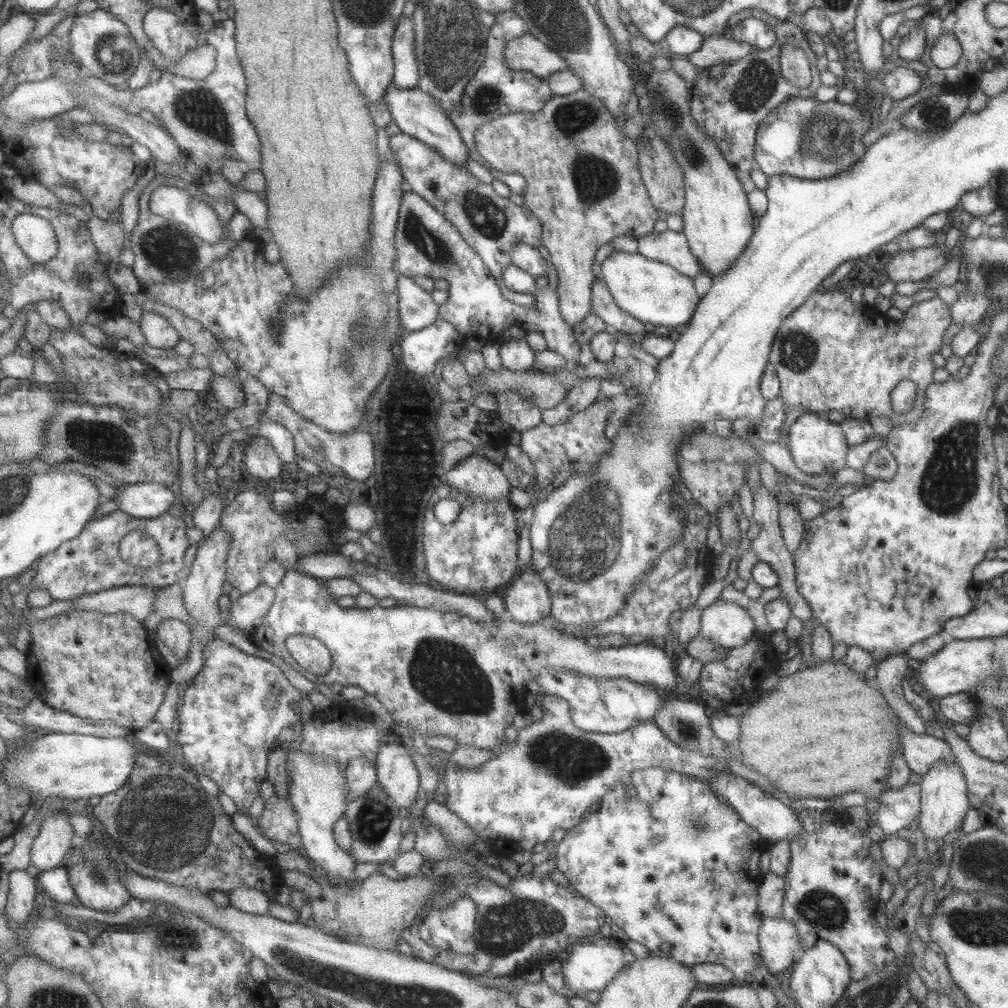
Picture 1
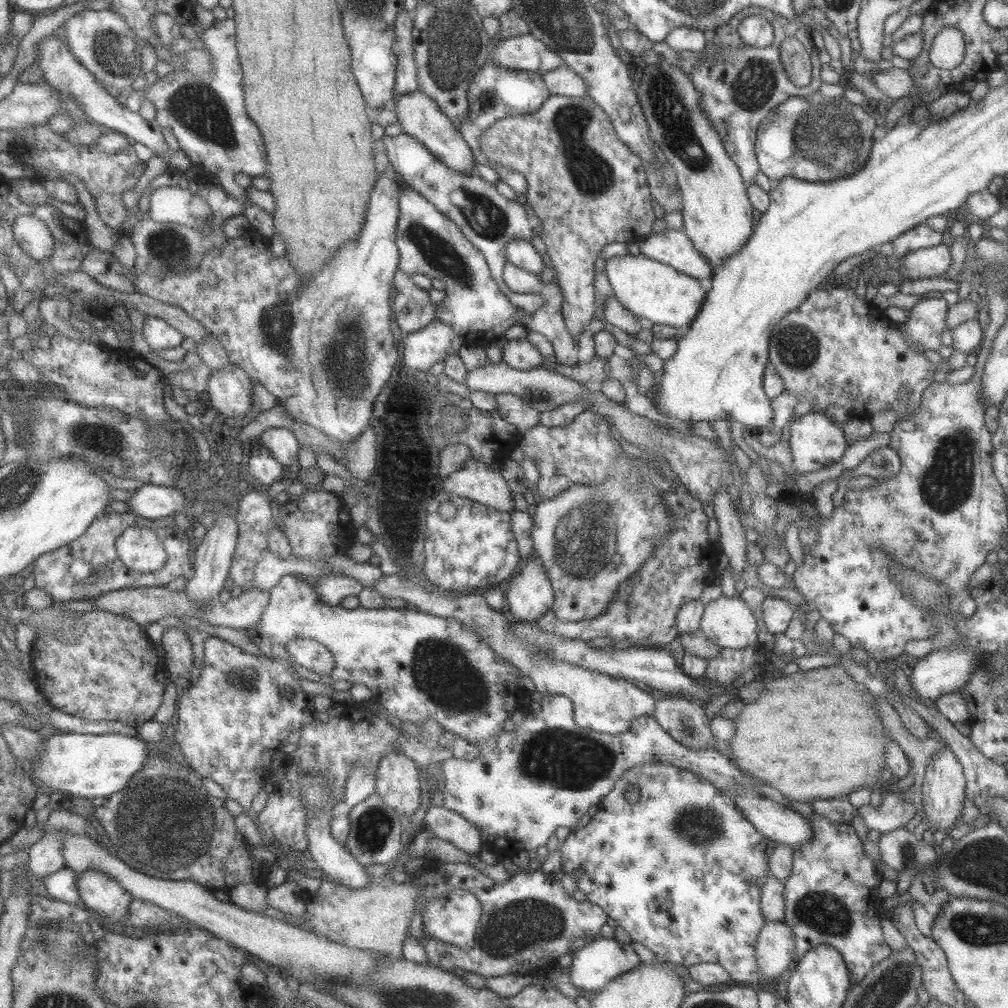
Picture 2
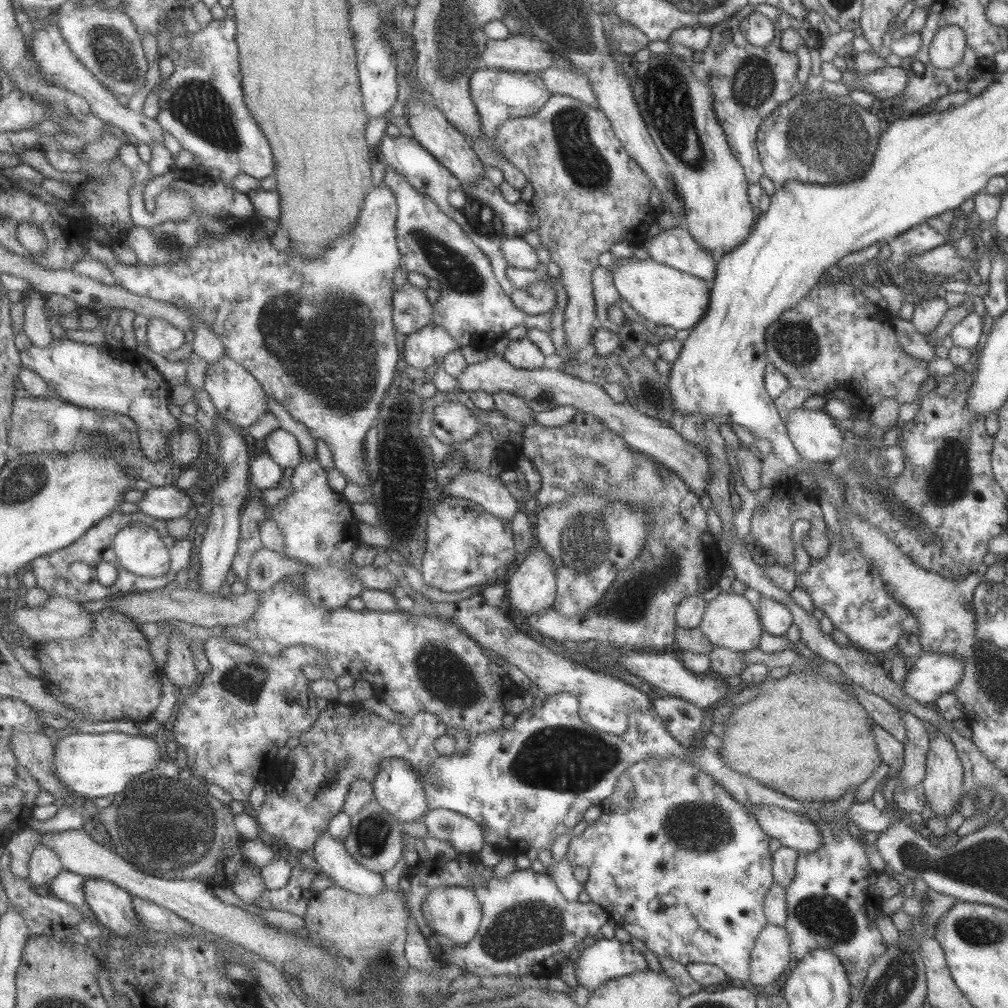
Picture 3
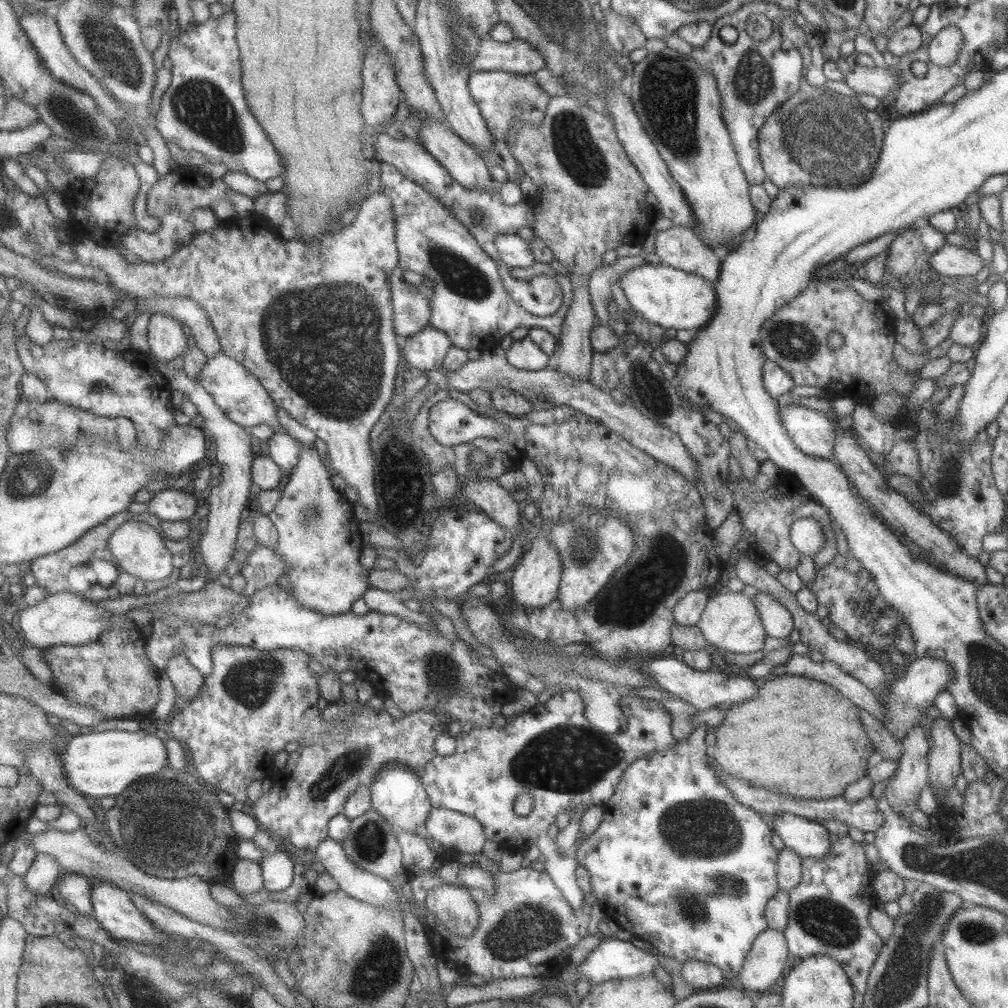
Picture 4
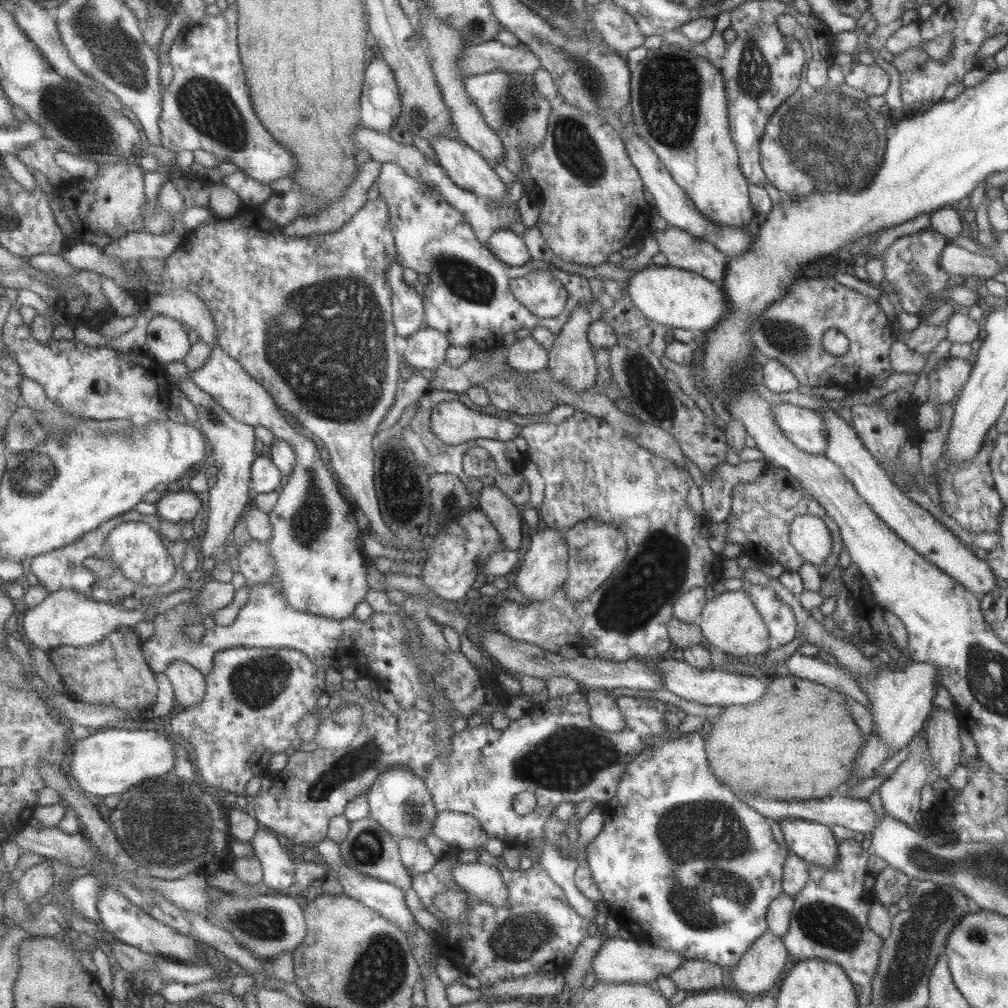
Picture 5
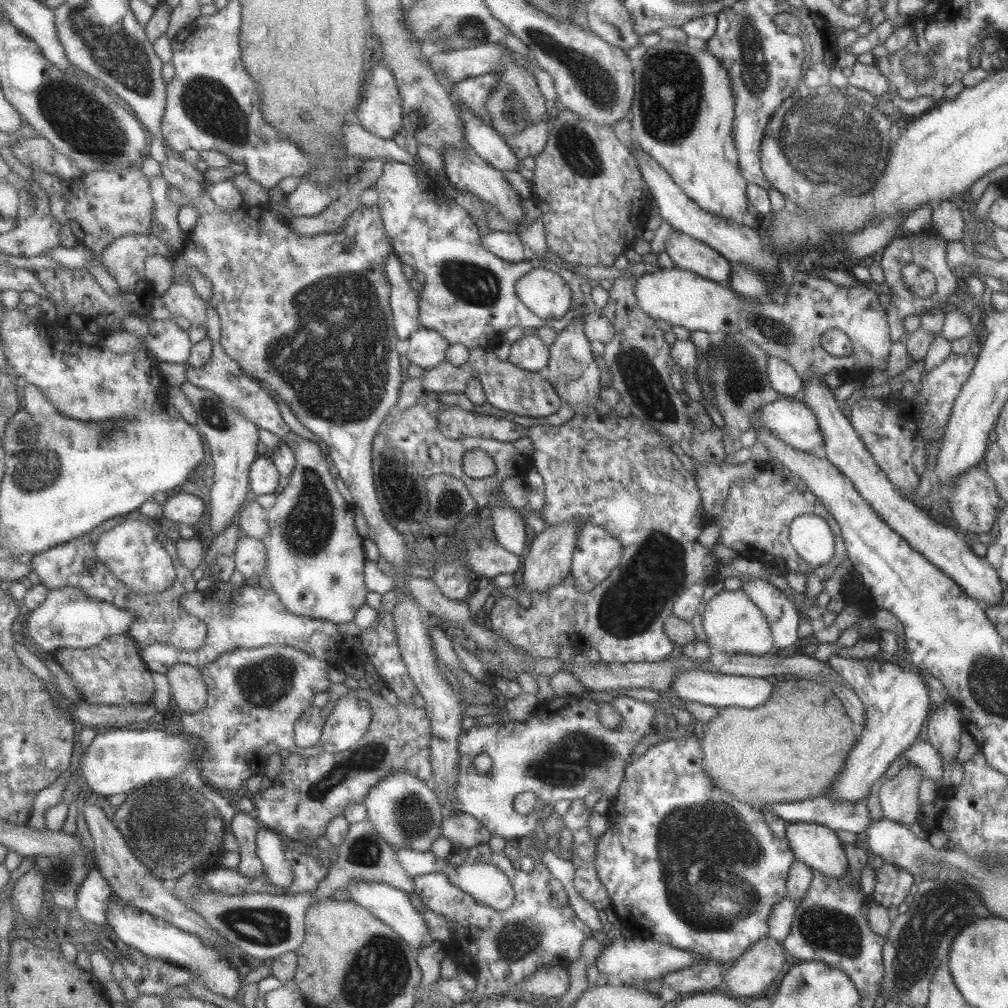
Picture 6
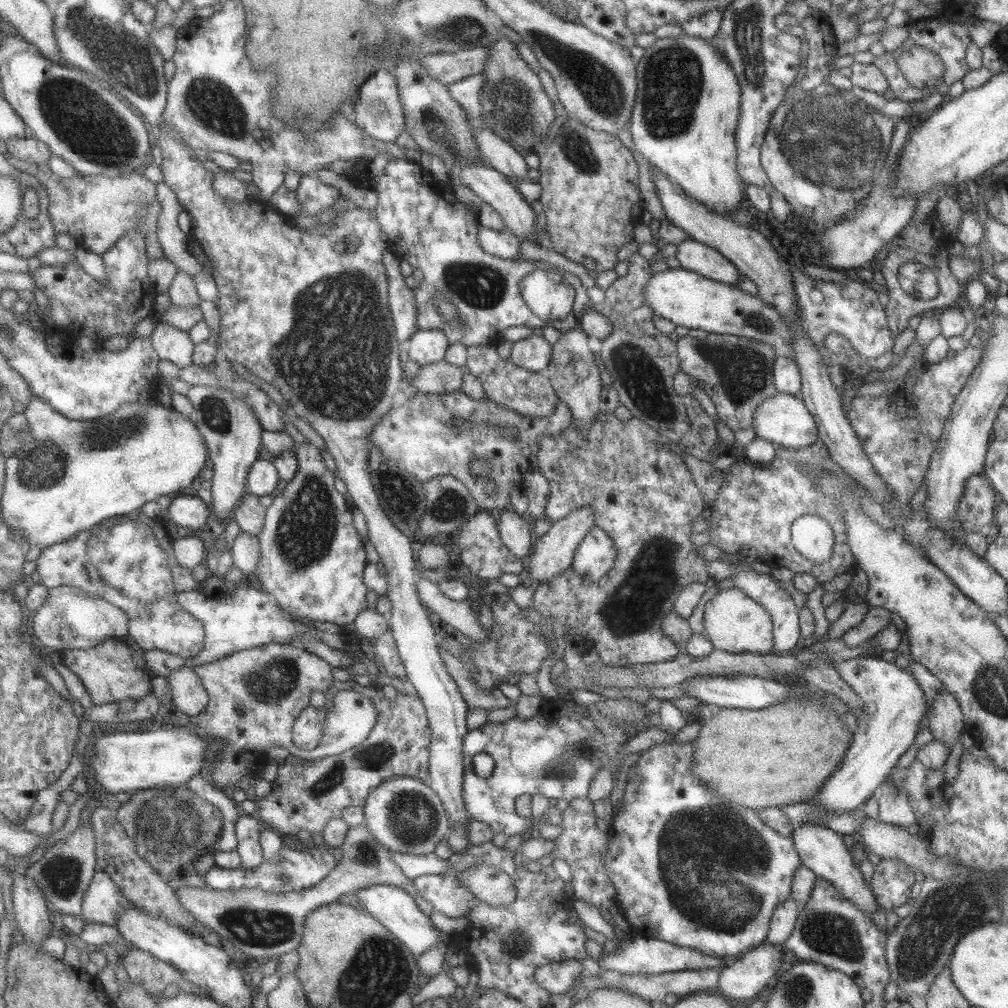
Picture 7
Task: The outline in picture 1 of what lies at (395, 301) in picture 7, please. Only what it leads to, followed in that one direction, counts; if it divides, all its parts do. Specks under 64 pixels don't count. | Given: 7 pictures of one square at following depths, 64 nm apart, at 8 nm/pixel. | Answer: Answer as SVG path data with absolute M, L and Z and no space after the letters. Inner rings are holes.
M397 275L397 312L406 333L431 326L440 317L440 306L435 304L431 292L419 286L414 278Z

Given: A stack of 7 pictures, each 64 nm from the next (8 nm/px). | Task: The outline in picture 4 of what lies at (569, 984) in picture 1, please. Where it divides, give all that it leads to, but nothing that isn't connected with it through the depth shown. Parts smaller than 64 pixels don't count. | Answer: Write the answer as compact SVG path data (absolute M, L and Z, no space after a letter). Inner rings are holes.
M612 935L601 937L599 944L578 966L577 974L594 986L611 979L651 976L659 966L657 956Z

